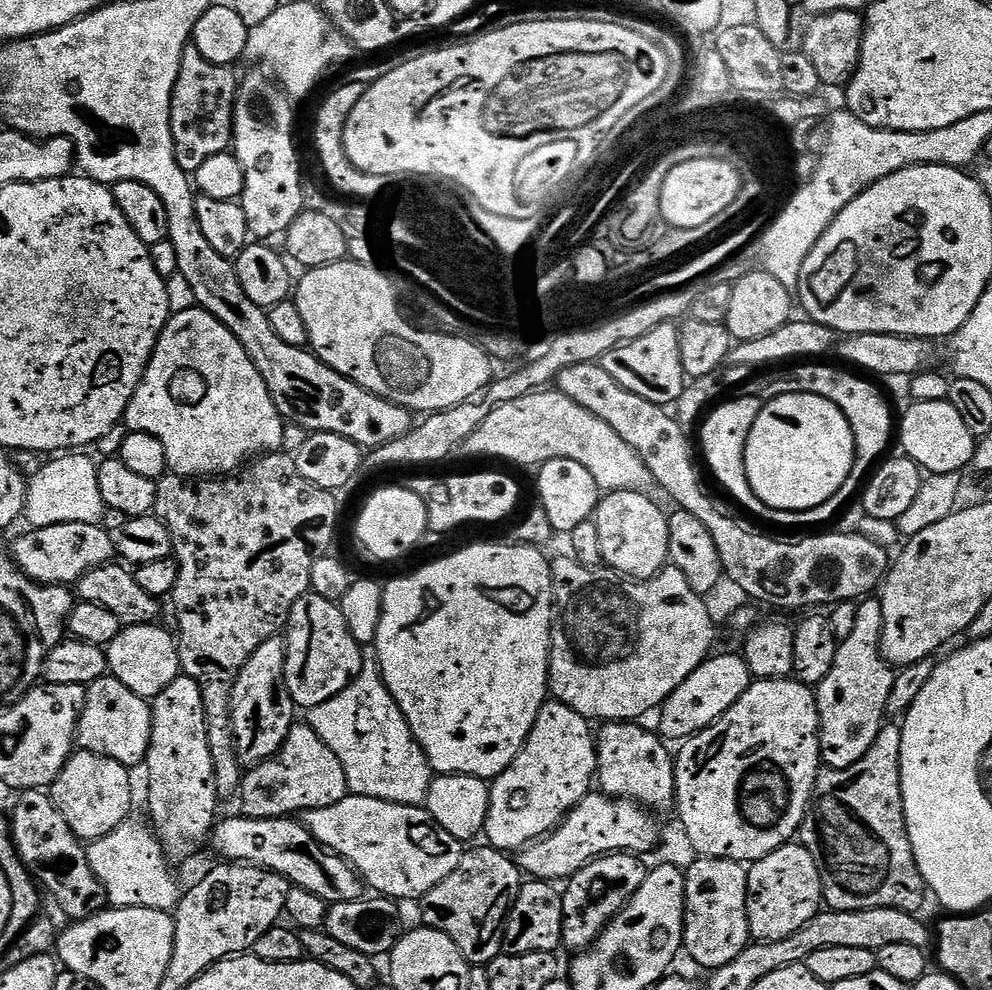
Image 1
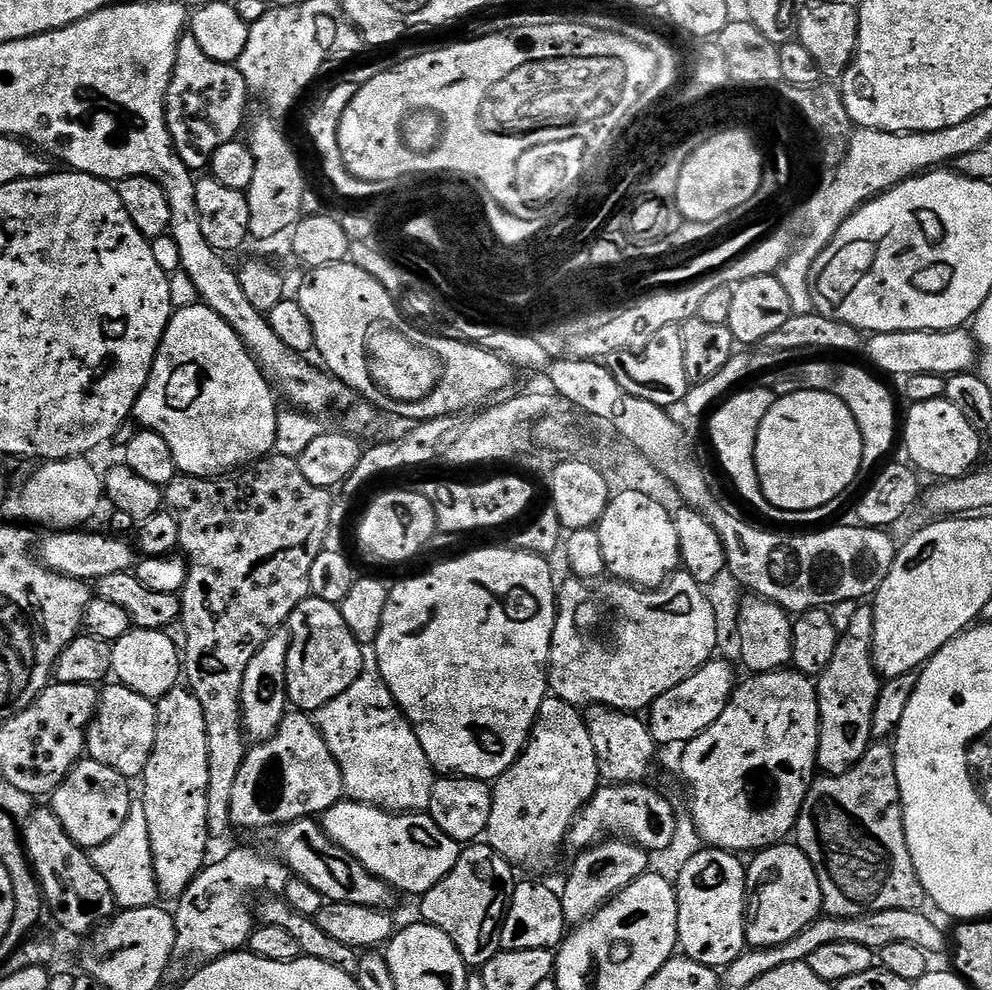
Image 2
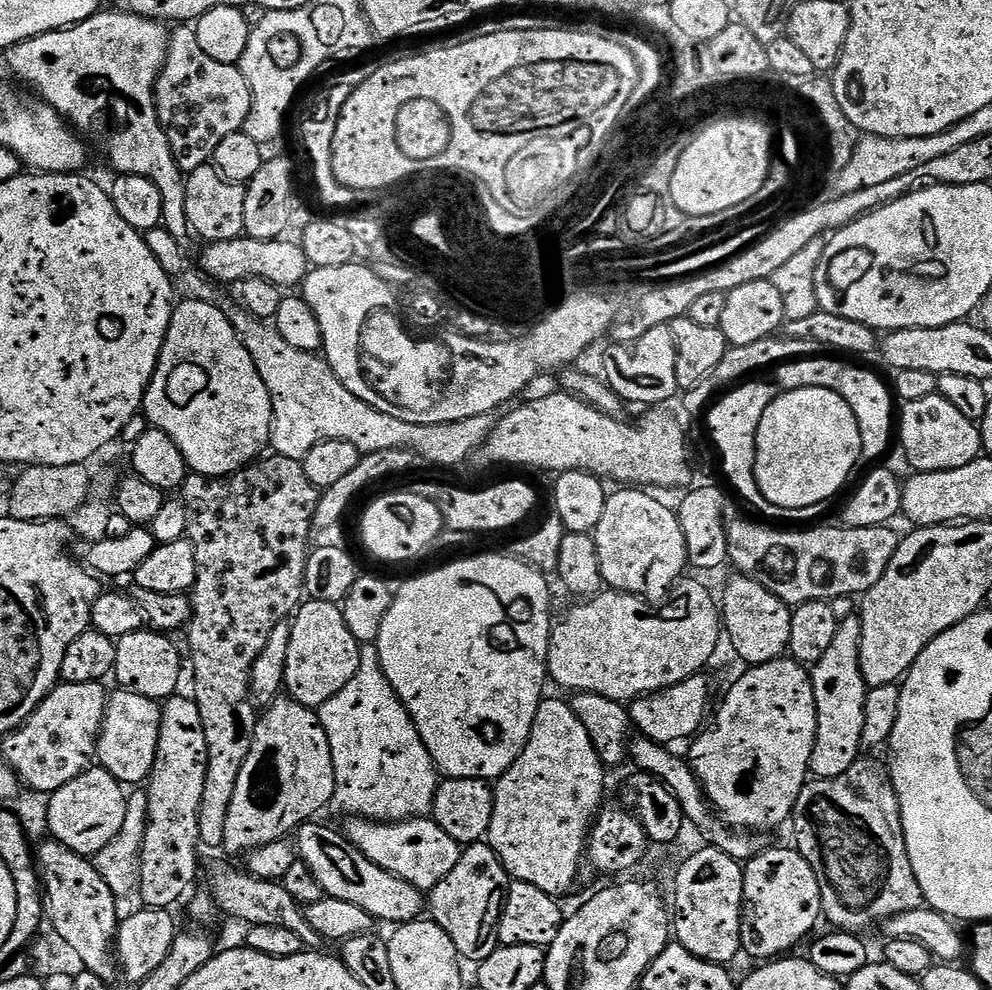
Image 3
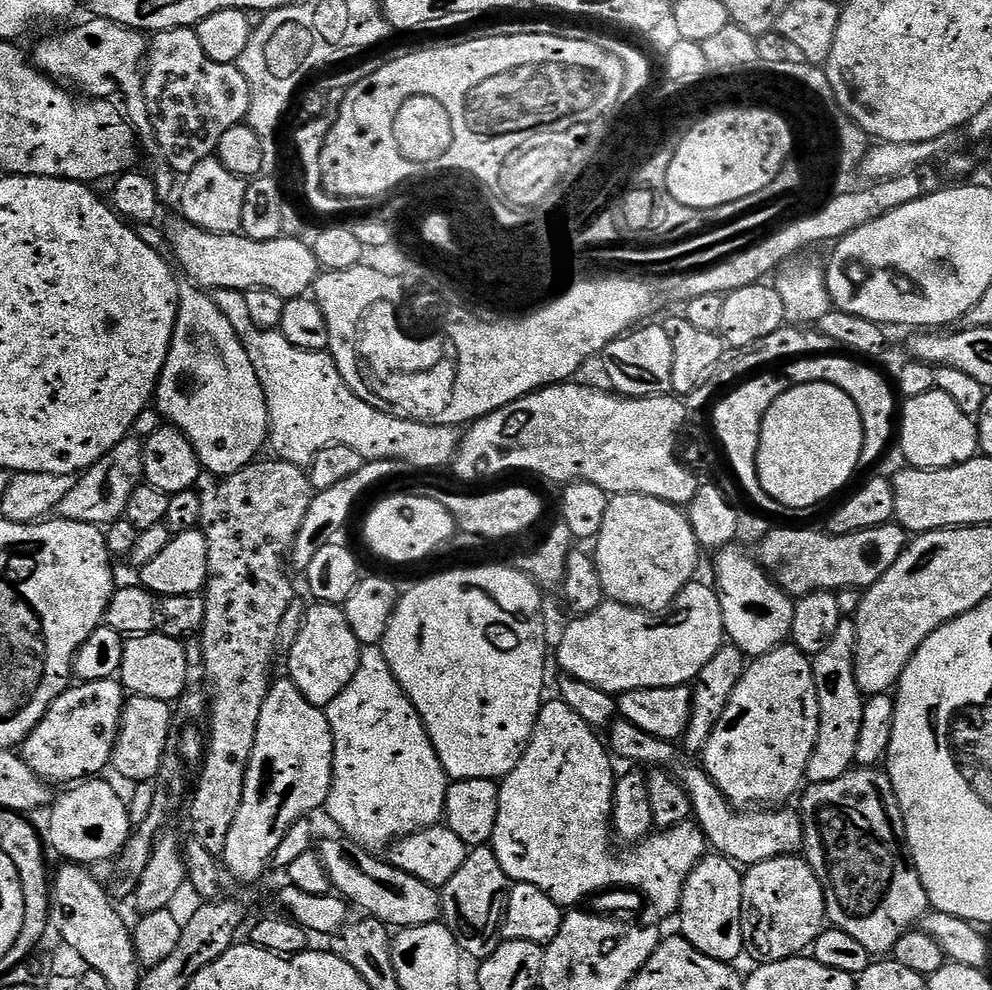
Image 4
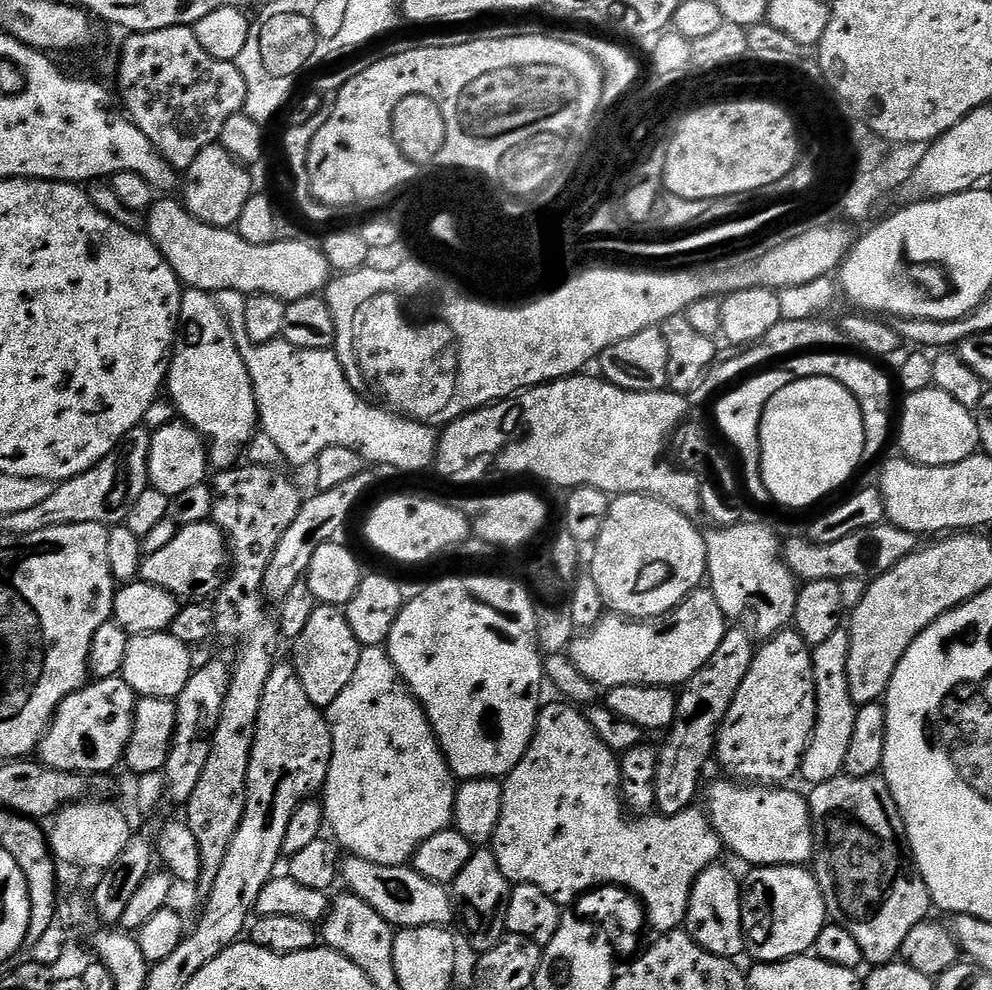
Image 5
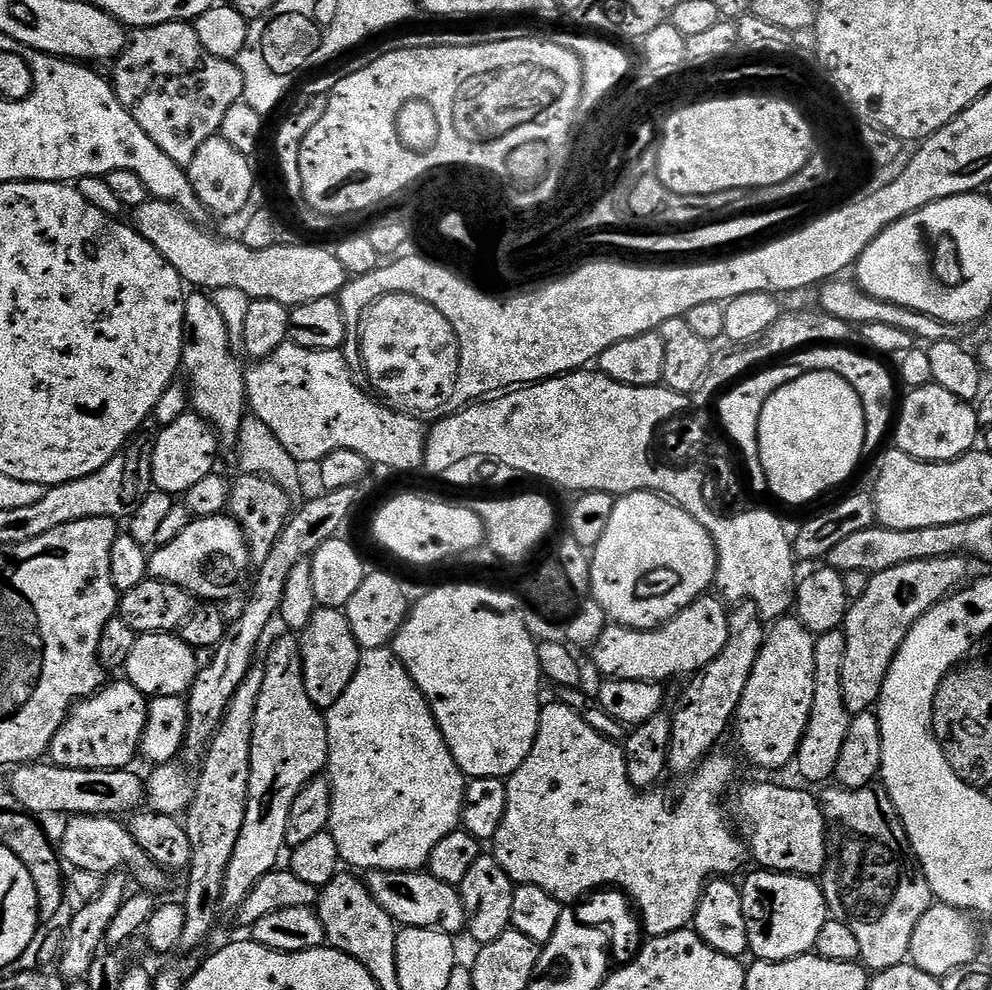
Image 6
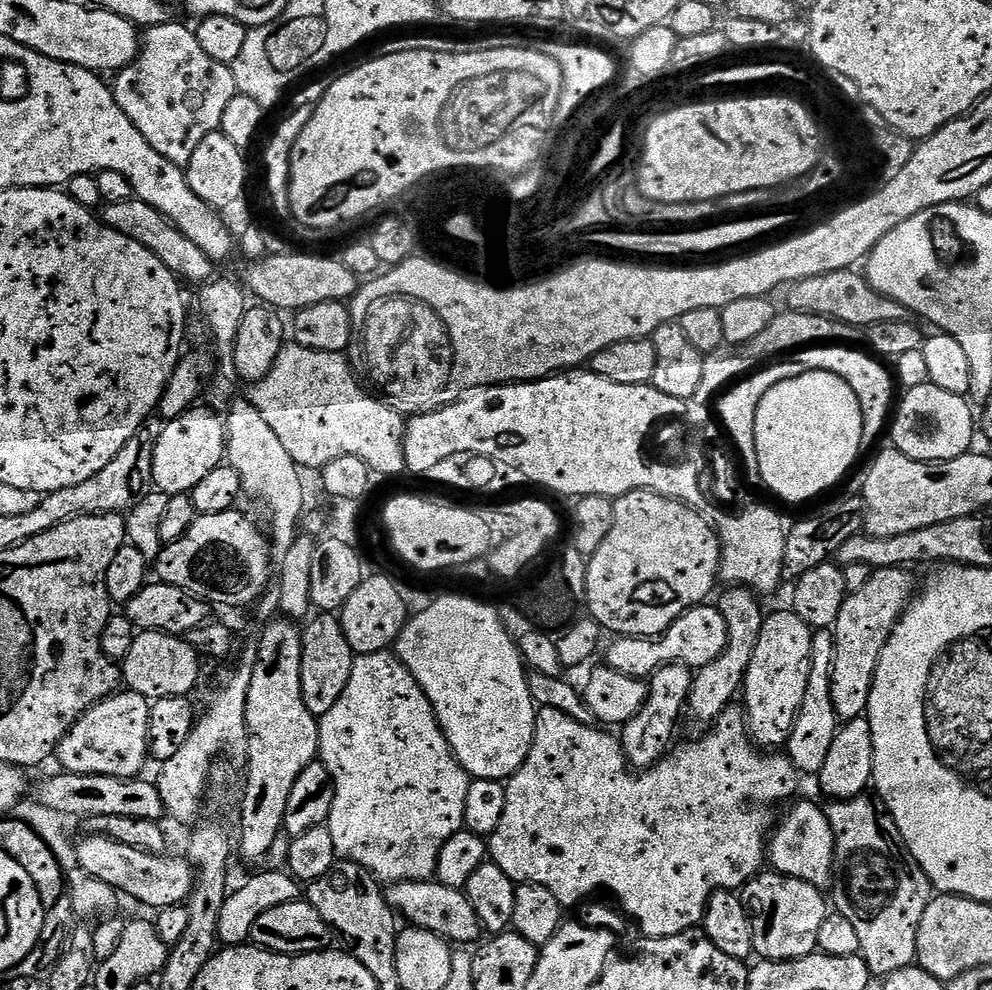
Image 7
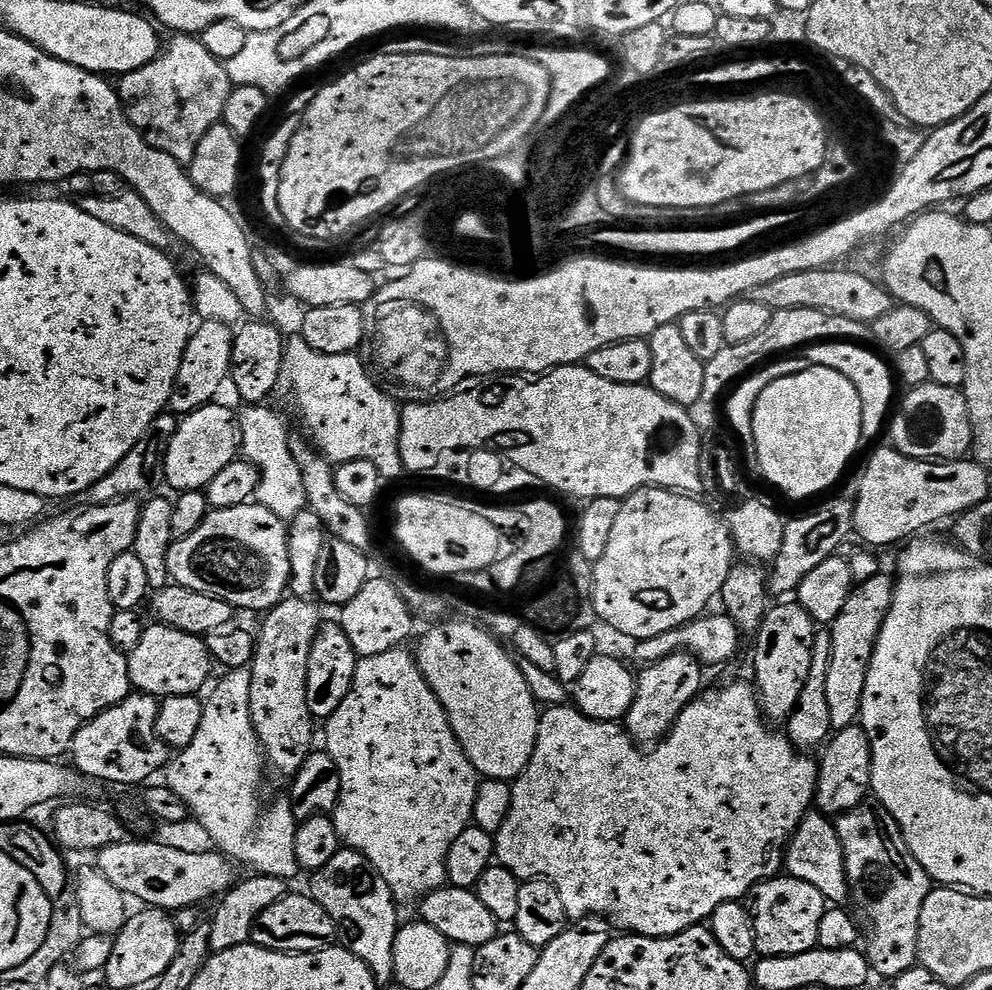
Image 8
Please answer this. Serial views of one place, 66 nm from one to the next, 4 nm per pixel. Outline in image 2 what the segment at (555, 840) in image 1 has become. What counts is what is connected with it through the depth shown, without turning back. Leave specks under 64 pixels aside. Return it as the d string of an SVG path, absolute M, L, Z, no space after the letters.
M641 782L597 788L590 802L577 814L576 821L572 823L572 829L568 831L567 847L587 850L605 838L620 837L631 840L647 853L665 850L674 842L678 808L650 785L651 783Z

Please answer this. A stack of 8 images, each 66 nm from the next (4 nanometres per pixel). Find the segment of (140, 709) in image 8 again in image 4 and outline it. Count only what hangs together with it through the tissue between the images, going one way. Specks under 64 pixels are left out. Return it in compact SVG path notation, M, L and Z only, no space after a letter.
M116 678L69 686L63 694L54 698L42 722L38 722L24 740L22 755L26 766L53 786L80 782L103 773L100 771L107 769L112 762L112 748L120 730L125 699L126 689Z

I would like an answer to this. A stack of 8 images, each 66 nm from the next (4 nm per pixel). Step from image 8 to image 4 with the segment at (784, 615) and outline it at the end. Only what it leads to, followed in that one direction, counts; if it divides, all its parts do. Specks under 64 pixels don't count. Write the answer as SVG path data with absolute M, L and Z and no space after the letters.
M785 642L780 647L770 650L770 654L757 656L745 667L742 678L738 686L734 686L734 694L730 694L730 702L726 710L722 710L722 718L718 718L718 726L710 734L702 753L702 767L716 785L718 790L728 799L728 803L733 806L784 806L789 803L788 799L792 795L795 797L801 791L808 775L808 763L810 754L816 745L818 738L818 722L820 721L820 711L818 710L818 690L814 686L814 670L812 660L802 650L798 650L795 644Z

